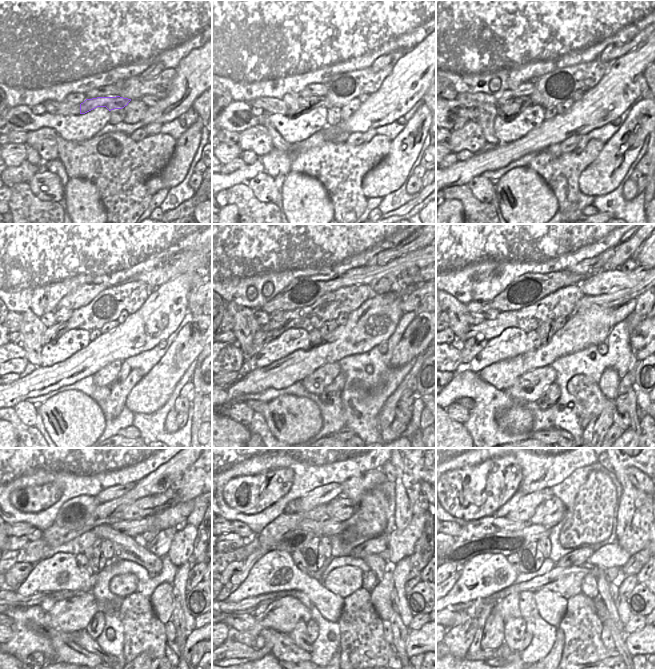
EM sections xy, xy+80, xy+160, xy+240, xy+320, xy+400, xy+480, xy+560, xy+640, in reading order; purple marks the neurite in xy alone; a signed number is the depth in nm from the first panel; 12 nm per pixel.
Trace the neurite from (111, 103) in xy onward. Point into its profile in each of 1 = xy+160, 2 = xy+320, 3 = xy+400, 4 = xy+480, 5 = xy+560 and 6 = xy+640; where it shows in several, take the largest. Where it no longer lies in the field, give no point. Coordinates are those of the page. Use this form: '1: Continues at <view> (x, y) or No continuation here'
1: Continues at xy+160 (512, 108)
2: Continues at xy+320 (261, 338)
3: Continues at xy+400 (472, 351)
4: Continues at xy+480 (21, 577)
5: Continues at xy+560 (237, 579)
6: Continues at xy+640 (456, 576).

